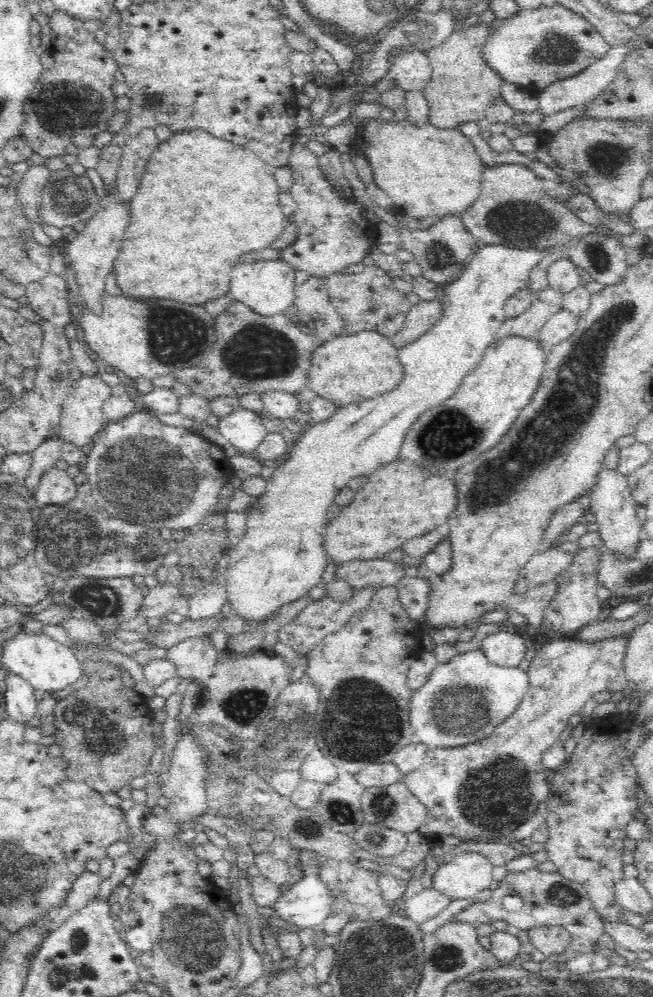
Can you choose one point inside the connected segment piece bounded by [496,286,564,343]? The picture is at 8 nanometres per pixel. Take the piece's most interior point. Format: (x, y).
(545, 302)

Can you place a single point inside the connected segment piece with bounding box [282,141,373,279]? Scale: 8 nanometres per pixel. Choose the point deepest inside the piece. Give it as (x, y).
(332, 232)

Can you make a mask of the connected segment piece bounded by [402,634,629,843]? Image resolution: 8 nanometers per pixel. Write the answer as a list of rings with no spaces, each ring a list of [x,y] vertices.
[[[622,634],[620,636],[610,636],[608,638],[602,638],[602,640],[574,640],[573,638],[563,639],[563,640],[553,640],[551,643],[546,643],[543,647],[536,651],[535,657],[530,660],[530,669],[528,670],[529,677],[529,688],[526,697],[522,700],[520,706],[514,714],[512,714],[505,722],[499,724],[492,736],[484,738],[476,743],[466,744],[465,746],[458,747],[445,747],[445,748],[429,748],[427,750],[426,760],[424,764],[420,765],[420,768],[414,770],[403,776],[402,781],[406,783],[406,786],[411,790],[411,793],[416,796],[421,804],[427,809],[428,818],[420,828],[418,828],[418,833],[426,839],[426,842],[431,842],[440,834],[448,834],[448,836],[456,836],[464,841],[473,839],[474,837],[485,837],[488,840],[499,840],[503,837],[511,836],[519,826],[525,824],[534,813],[540,808],[542,802],[546,802],[550,787],[548,787],[548,779],[551,775],[550,771],[545,768],[543,763],[544,752],[548,751],[548,748],[555,744],[562,732],[568,728],[568,722],[570,722],[570,717],[573,715],[580,715],[584,705],[588,700],[594,699],[594,694],[598,692],[626,692],[627,684],[629,682],[628,674],[626,669],[624,669],[624,659],[626,656],[626,651],[628,648],[629,635]]]

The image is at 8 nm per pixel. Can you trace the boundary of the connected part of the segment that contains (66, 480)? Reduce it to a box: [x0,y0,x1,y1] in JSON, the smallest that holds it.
[35,467,78,509]

